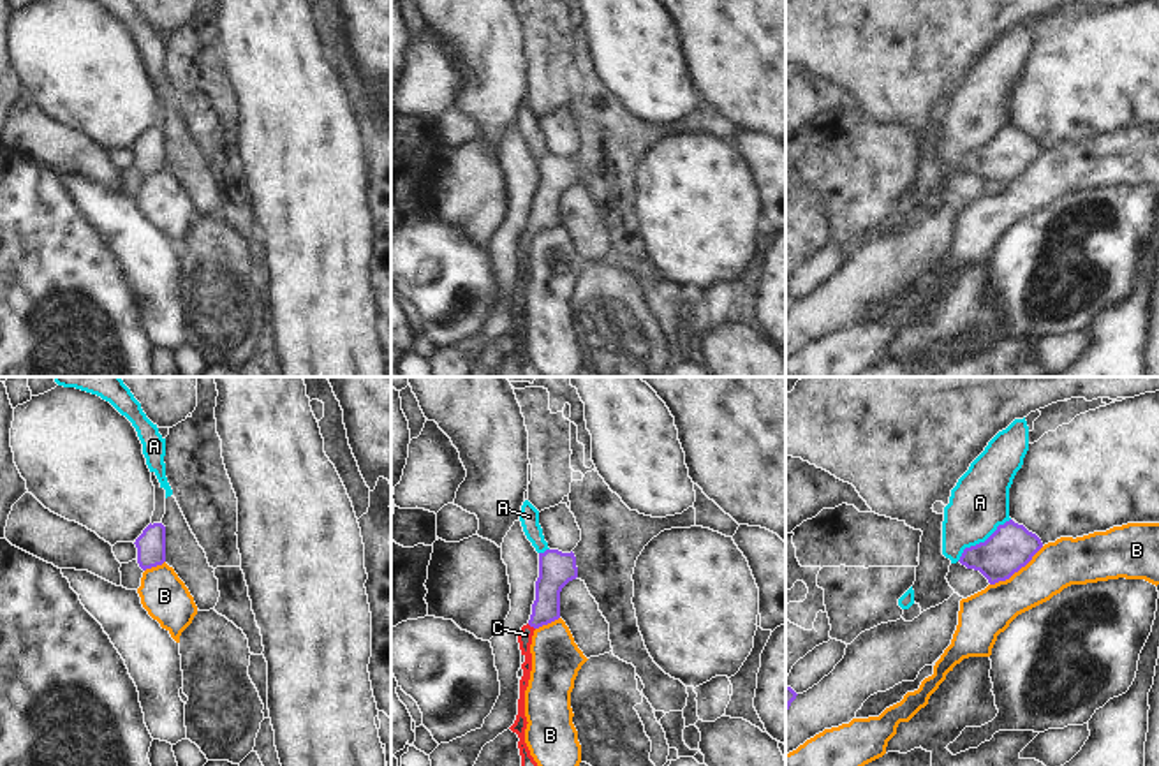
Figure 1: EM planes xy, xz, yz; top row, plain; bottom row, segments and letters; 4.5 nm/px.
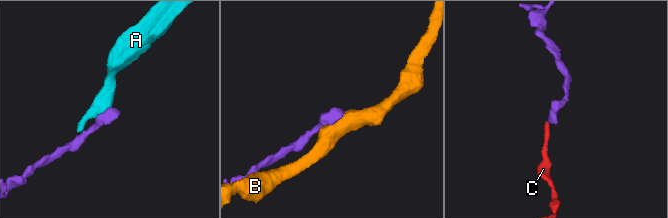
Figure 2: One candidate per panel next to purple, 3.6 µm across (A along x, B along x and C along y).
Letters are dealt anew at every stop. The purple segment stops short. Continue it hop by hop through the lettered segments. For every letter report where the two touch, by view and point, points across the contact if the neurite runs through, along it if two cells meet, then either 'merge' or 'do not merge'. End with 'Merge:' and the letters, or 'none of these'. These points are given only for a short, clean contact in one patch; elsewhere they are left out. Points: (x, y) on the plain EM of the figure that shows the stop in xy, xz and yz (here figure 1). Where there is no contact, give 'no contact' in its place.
A: yz (981, 148) | along yz (1010, 124), (983, 147), (967, 152), (957, 166) | do not merge
B: yz (1017, 176) | do not merge
C: xz (531, 231) | across xz (553, 182), (546, 213), (531, 231), (525, 240) | merge
Merge: C

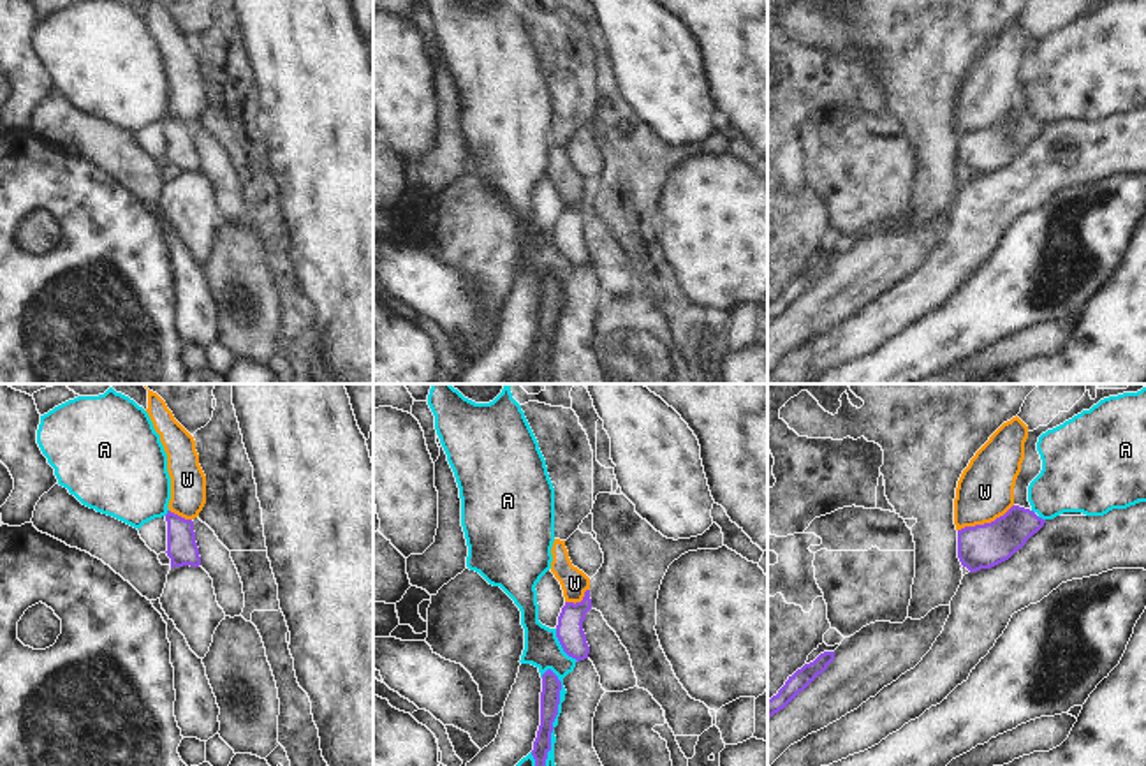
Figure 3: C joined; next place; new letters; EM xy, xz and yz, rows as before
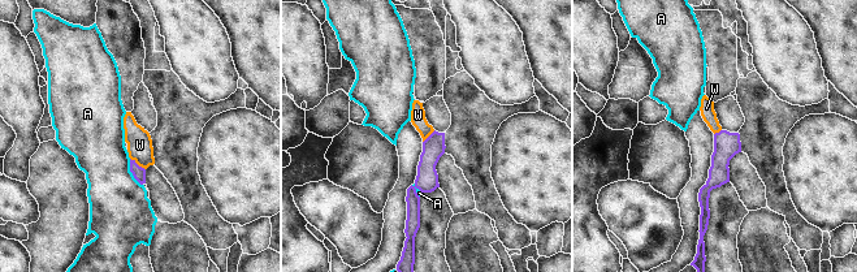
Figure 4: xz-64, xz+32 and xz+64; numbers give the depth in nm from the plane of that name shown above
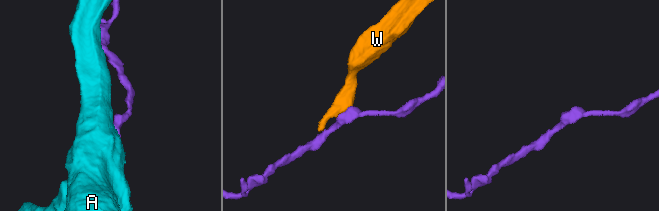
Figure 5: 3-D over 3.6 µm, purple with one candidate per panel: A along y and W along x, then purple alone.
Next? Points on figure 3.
A: xz (551, 330) | do not merge
W: yz (984, 129) | along yz (1013, 110), (990, 127), (965, 131), (958, 136) | do not merge
Merge: none of these

